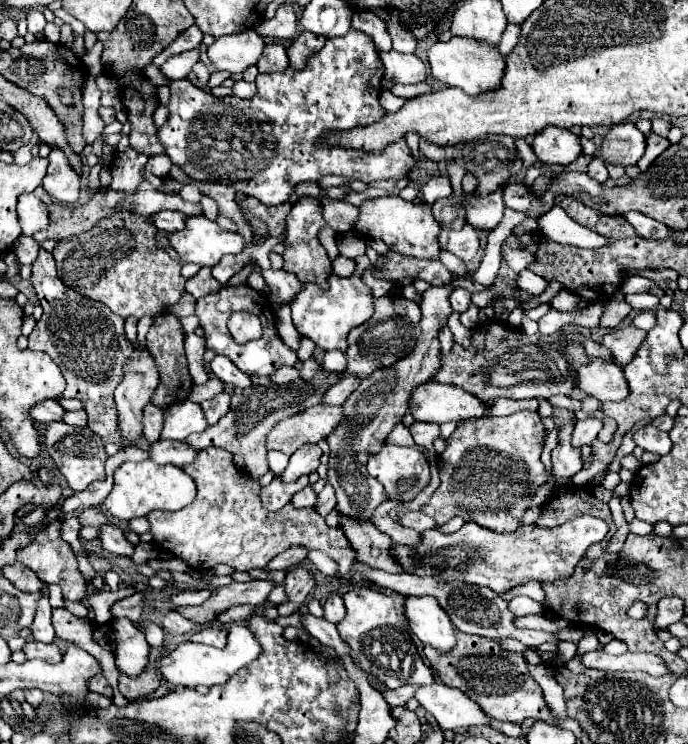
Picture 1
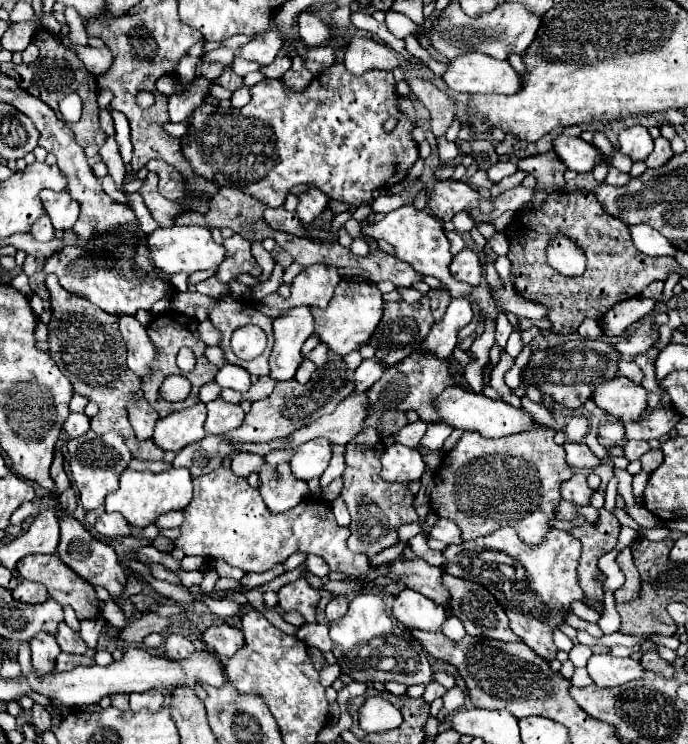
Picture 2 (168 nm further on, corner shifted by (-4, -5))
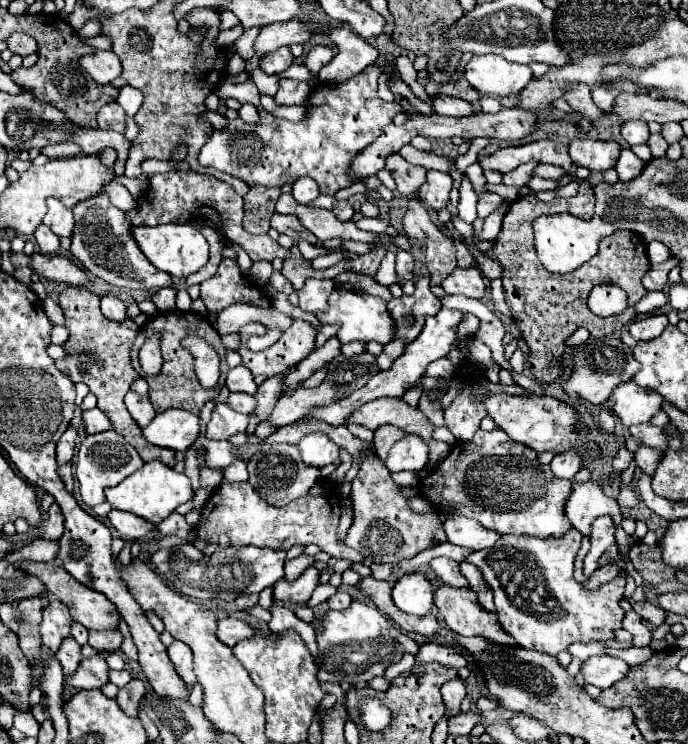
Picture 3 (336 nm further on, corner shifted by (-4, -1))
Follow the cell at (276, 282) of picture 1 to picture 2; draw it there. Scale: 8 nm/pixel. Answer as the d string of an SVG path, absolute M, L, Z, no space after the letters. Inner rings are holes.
M308 306L290 308L286 316L274 320L276 344L270 354L270 378L292 380L302 362L302 344L314 332L314 318Z

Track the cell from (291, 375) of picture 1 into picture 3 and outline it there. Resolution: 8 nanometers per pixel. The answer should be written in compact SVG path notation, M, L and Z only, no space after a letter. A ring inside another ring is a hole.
M232 392L226 400L226 404L238 412L244 412L244 414L252 414L254 412L254 406L256 406L256 400L254 400L254 394L242 394L242 392Z

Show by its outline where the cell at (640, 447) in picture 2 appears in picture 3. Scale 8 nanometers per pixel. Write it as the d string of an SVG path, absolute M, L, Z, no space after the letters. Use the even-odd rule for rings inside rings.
M620 448L620 450L618 450L618 454L616 454L616 456L614 456L614 460L612 460L614 474L620 474L624 468L628 468L628 464L632 462L632 458L634 458L634 454L632 454L628 448Z

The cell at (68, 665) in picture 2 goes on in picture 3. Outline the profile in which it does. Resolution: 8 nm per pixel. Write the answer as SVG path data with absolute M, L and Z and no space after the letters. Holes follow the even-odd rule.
M102 654L84 658L78 670L70 676L64 676L64 682L72 688L102 688L108 682L108 664Z

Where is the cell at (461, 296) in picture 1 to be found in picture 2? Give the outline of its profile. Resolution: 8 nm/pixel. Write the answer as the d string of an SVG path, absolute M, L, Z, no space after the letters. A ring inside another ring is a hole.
M452 300L444 318L440 320L440 324L436 322L426 340L422 342L422 348L428 354L434 354L436 358L448 358L456 346L458 340L458 332L472 322L472 308L468 300Z

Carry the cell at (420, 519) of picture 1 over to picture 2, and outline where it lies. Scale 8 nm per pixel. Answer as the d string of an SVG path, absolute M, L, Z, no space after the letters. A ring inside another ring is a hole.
M440 518L440 522L434 526L434 530L432 530L430 536L436 538L436 540L442 540L448 546L450 544L462 544L464 542L458 524L452 522L452 520L446 520L446 518Z

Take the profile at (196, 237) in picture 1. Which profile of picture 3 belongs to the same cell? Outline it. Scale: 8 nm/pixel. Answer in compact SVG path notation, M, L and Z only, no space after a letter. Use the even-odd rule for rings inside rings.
M160 224L160 226L134 226L132 234L144 252L144 256L170 276L186 278L188 274L200 270L208 262L208 242L192 224Z

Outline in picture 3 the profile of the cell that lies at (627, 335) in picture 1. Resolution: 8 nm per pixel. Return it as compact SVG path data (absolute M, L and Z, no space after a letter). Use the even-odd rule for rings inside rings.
M658 314L658 316L648 316L648 318L632 322L628 326L628 332L640 342L648 342L658 338L666 326L668 326L668 318L664 314Z

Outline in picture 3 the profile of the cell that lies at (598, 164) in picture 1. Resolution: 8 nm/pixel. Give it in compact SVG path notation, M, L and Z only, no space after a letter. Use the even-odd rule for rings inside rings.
M624 148L620 158L618 158L618 164L614 168L616 168L618 176L620 176L620 182L628 182L628 180L636 178L642 172L644 164L646 162L642 162L630 148Z

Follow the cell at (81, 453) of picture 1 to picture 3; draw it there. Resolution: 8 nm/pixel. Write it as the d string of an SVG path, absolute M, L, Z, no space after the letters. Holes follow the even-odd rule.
M98 432L90 434L82 440L78 448L78 462L76 462L76 478L80 482L80 494L84 504L96 506L104 502L104 488L120 484L126 476L136 472L144 462L140 460L134 446L130 446L118 432Z

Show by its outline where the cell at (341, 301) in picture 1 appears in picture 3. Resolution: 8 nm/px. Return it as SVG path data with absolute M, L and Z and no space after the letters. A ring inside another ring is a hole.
M334 288L334 292L328 298L328 310L316 312L316 318L320 320L320 324L336 324L338 326L336 338L340 340L340 344L372 342L372 340L380 342L380 344L388 344L394 336L394 322L386 310L386 302L368 292Z

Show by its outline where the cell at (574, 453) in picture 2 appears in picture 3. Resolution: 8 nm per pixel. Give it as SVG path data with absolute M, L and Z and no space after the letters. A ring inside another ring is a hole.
M572 450L556 454L550 462L550 468L556 478L574 478L574 474L582 468L582 456Z

